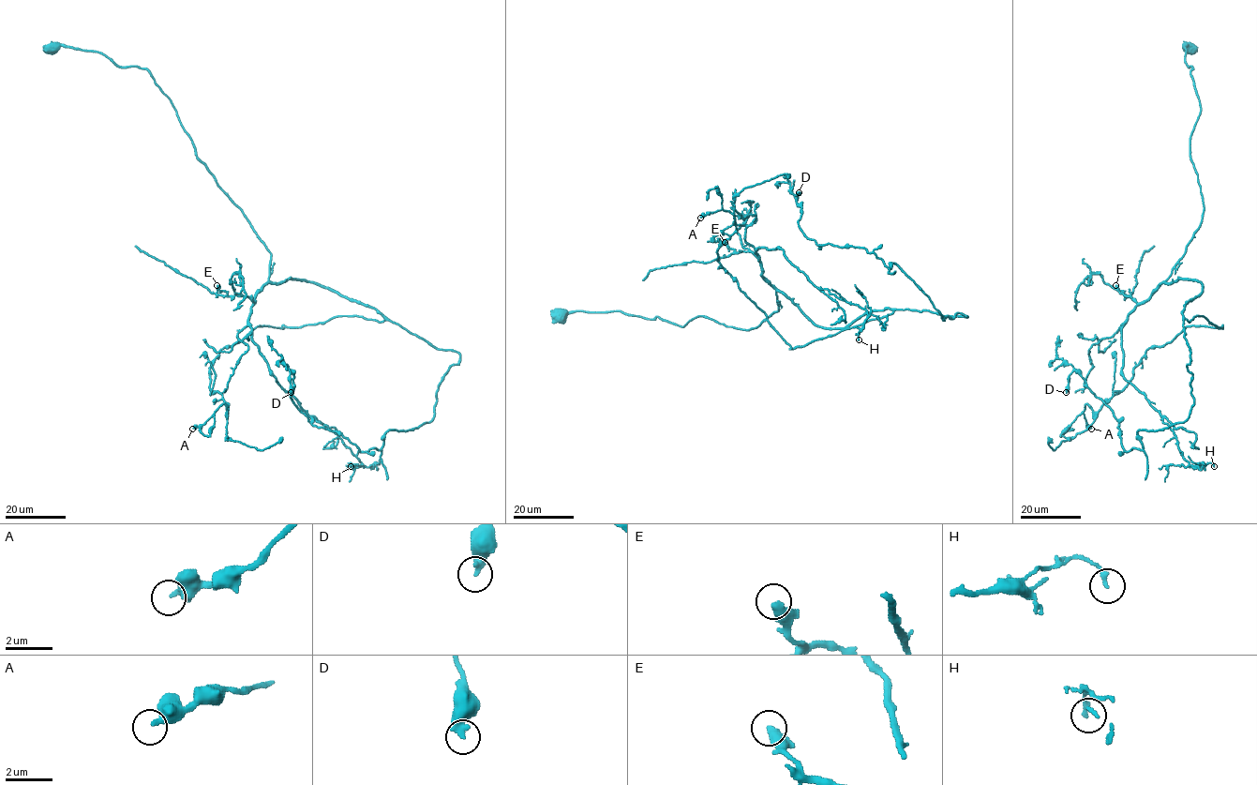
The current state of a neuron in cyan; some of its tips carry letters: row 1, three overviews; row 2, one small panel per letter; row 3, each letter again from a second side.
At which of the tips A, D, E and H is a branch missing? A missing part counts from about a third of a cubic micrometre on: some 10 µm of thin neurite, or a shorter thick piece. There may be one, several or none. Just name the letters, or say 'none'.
none

